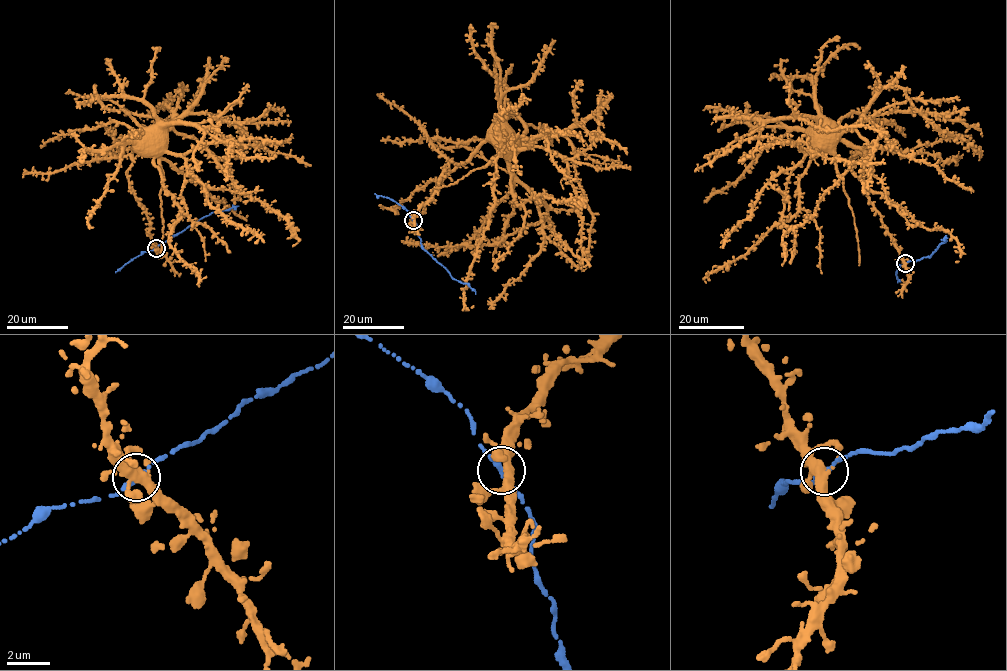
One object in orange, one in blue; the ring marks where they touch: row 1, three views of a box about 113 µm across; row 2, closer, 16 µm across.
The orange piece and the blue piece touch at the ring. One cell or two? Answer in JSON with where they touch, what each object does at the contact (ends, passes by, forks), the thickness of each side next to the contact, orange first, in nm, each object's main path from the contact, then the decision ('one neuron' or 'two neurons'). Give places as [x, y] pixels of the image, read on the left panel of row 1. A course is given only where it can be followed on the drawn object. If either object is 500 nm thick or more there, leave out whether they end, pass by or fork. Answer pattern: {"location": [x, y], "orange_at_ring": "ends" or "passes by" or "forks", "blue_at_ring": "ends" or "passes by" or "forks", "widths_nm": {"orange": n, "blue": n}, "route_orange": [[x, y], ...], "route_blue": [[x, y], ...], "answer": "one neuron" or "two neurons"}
{"location": [156, 248], "orange_at_ring": "forks", "blue_at_ring": "passes by", "widths_nm": {"orange": 340, "blue": 220}, "route_orange": [[156, 248], [145, 210], [130, 188], [132, 152], [182, 114], [206, 78], [188, 112], [116, 146]], "route_blue": [[156, 248], [213, 212], [238, 206]], "answer": "one neuron"}

